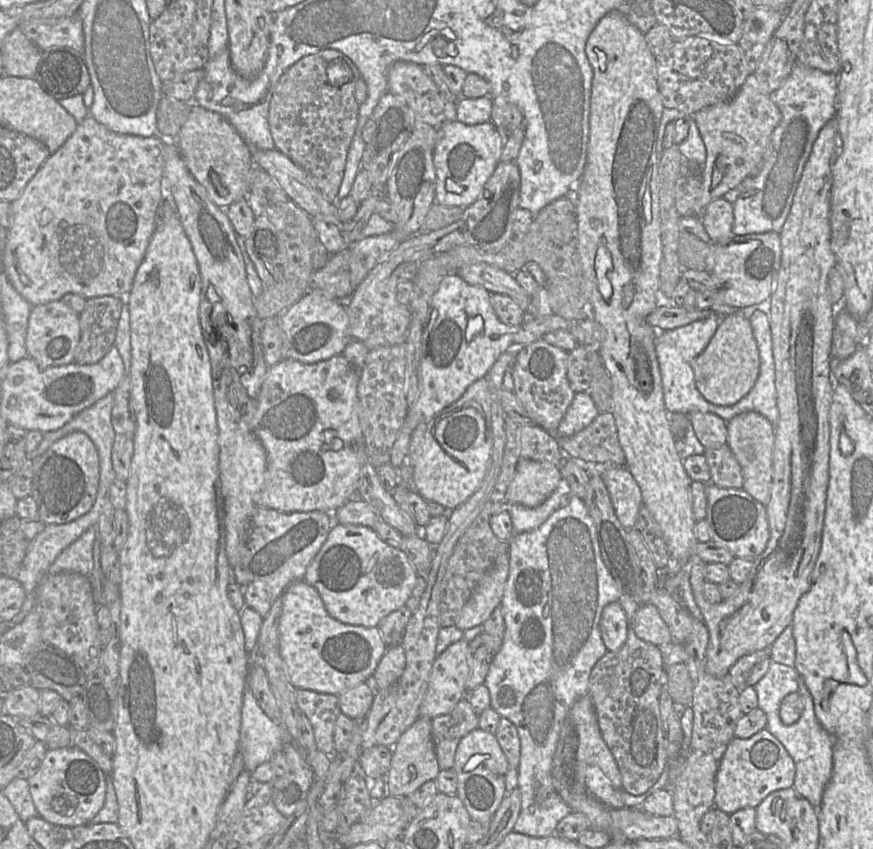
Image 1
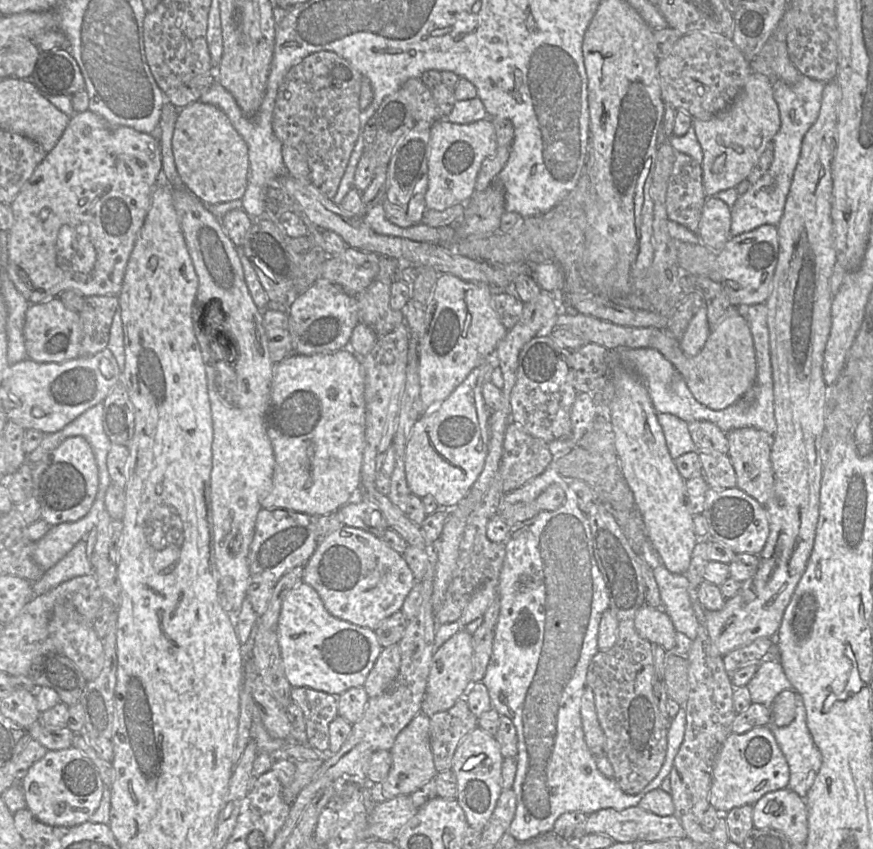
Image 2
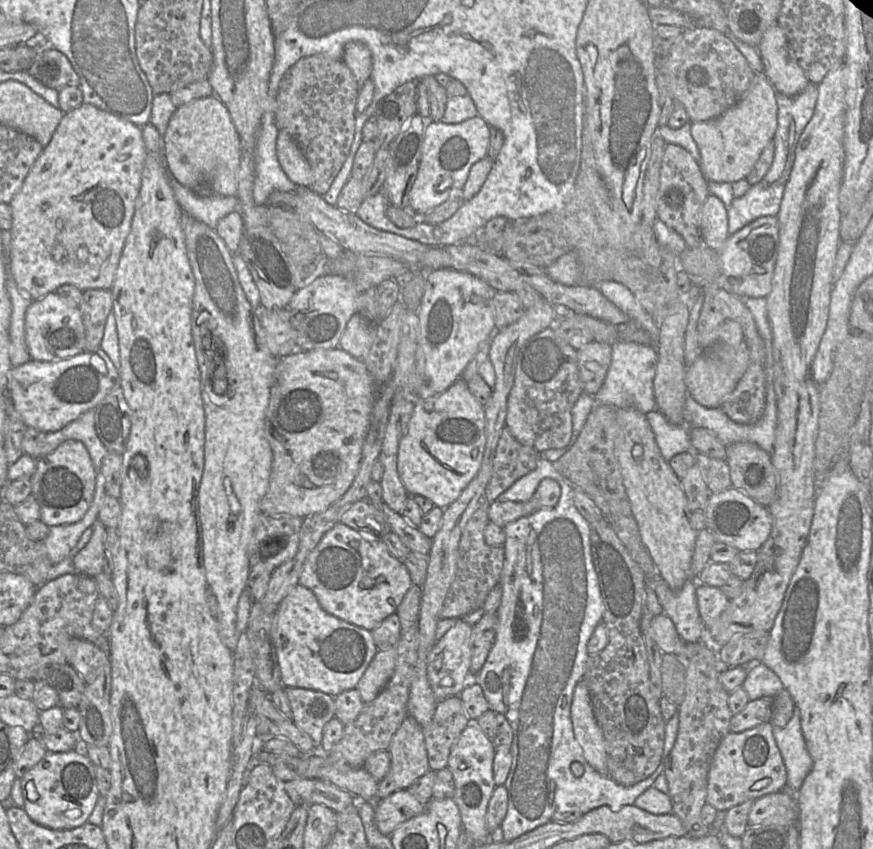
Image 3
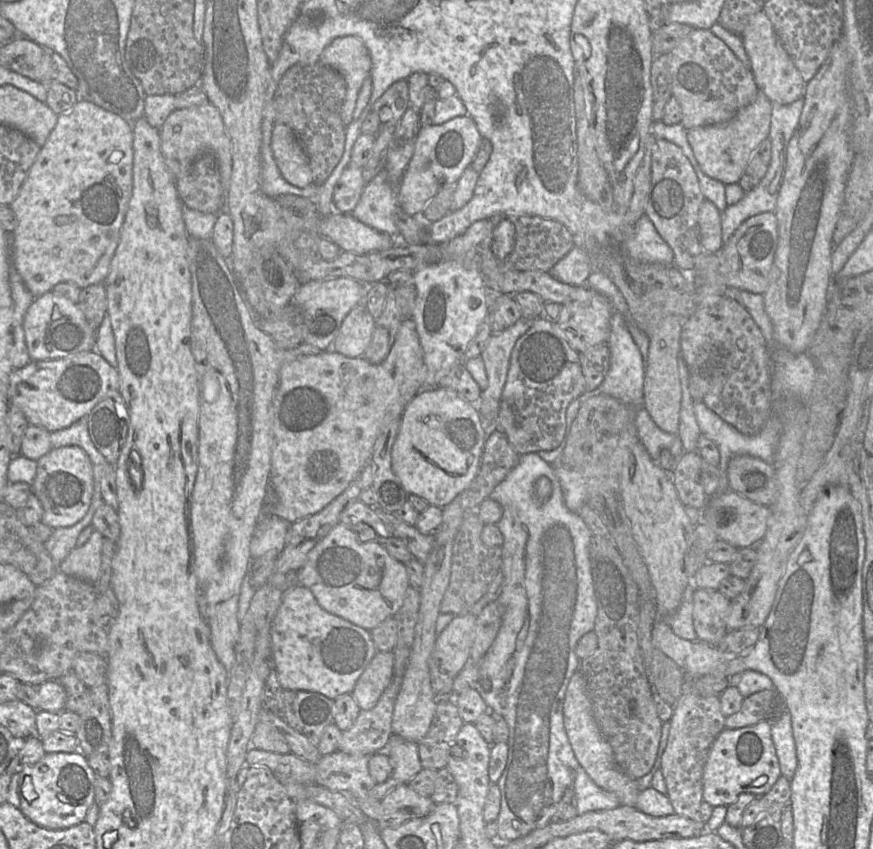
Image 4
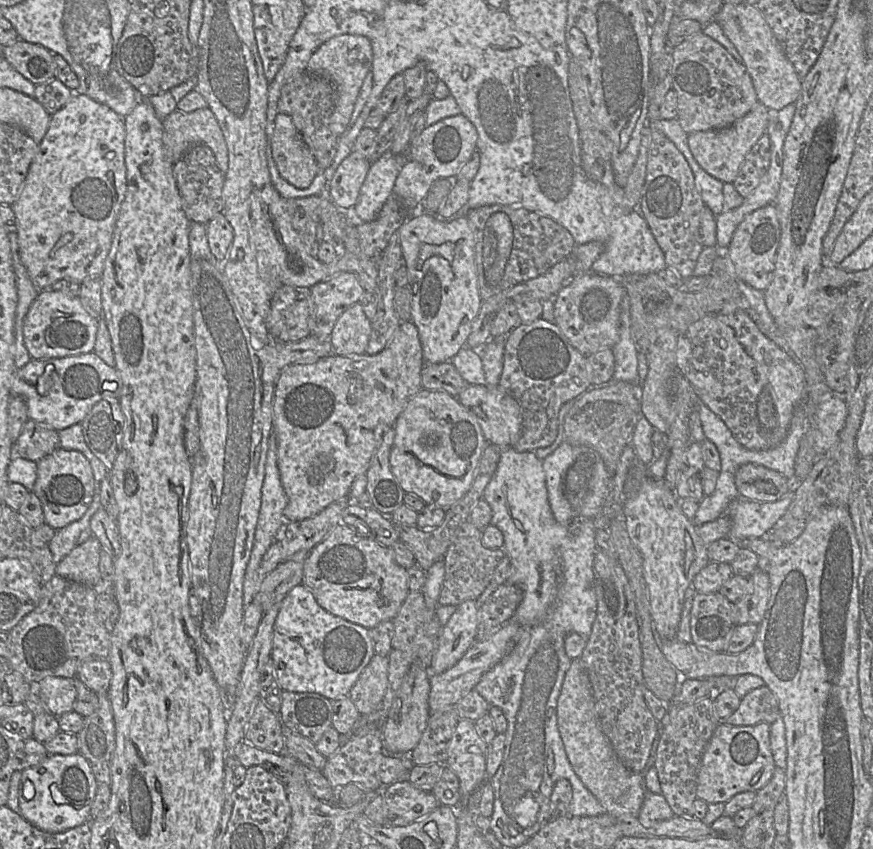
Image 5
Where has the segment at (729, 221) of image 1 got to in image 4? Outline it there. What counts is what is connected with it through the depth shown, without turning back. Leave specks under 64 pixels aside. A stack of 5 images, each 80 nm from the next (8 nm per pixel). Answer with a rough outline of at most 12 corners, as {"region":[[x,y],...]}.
{"region":[[704,199],[698,214],[705,251],[720,252],[721,212]]}

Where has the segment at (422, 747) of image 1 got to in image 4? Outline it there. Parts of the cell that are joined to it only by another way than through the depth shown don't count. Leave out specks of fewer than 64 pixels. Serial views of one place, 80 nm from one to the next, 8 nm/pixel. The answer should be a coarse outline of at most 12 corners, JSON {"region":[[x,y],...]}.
{"region":[[392,733],[385,752],[393,771],[369,797],[382,800],[423,768],[416,742]]}

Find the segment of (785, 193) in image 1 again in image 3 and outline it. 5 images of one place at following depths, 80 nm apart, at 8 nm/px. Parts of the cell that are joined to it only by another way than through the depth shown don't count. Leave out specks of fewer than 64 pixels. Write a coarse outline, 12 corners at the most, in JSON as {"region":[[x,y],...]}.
{"region":[[818,88],[776,93],[773,161],[727,208],[729,236],[777,216]]}

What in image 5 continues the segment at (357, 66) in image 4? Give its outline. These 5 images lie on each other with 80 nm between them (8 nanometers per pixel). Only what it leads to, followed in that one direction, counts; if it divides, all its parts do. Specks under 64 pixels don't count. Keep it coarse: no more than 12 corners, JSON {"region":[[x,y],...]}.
{"region":[[337,35],[312,54],[306,71],[328,77],[336,101],[328,127],[344,133],[372,47]]}

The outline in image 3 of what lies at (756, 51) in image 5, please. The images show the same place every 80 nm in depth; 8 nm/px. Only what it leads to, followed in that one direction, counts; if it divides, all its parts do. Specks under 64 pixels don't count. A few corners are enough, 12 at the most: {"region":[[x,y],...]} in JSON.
{"region":[[776,23],[757,47],[776,93],[796,96],[810,84]]}

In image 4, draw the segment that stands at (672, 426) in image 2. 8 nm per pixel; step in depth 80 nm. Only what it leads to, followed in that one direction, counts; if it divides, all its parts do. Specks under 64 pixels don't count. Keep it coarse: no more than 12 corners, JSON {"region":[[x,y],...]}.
{"region":[[642,407],[635,426],[640,442],[658,463],[663,449],[683,453],[678,434],[662,431]]}

